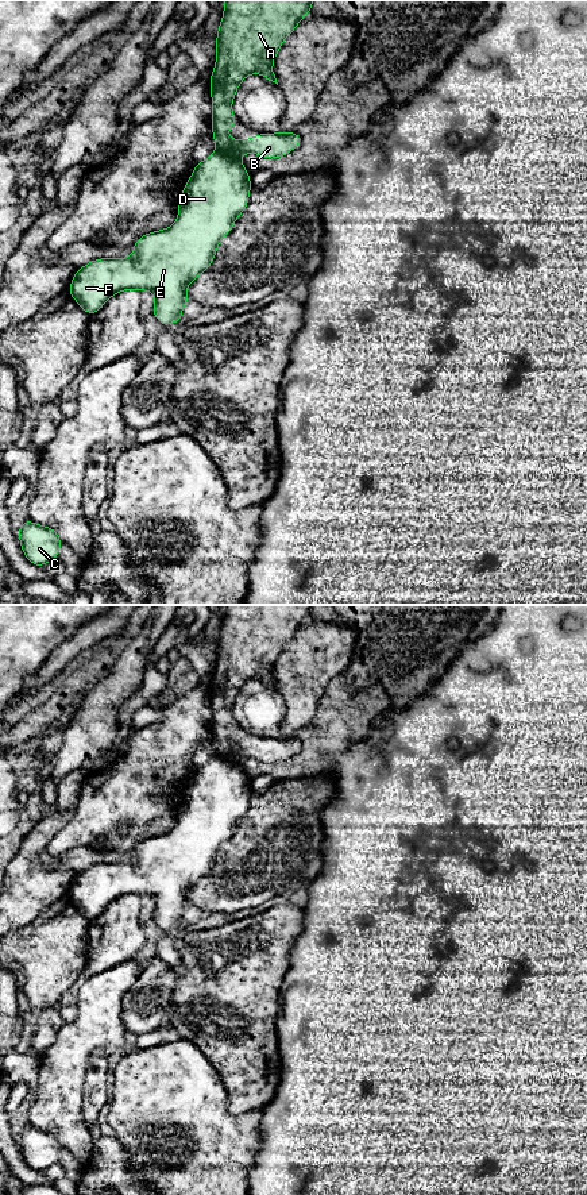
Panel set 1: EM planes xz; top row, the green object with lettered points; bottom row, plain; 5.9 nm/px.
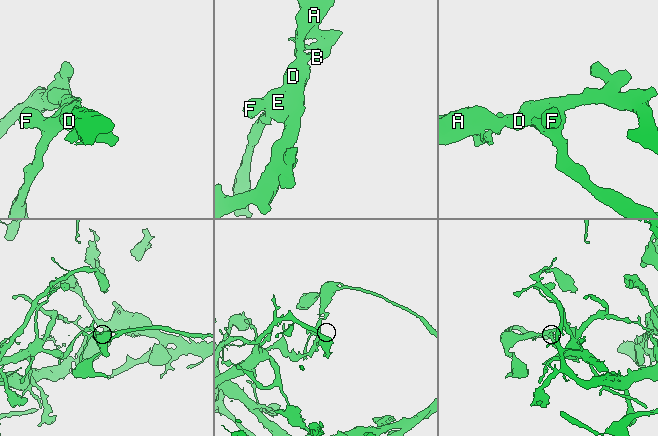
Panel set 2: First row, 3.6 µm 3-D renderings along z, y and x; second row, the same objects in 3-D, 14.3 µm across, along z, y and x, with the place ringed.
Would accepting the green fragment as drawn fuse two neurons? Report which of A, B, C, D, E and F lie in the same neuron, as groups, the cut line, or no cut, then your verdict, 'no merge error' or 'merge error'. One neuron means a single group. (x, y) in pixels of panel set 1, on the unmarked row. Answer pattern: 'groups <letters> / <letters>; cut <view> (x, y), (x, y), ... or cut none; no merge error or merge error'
groups A B / C D E F; cut xz (217, 755), (238, 764); merge error

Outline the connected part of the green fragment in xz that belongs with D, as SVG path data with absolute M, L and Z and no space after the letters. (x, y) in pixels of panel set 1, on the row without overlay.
M213 758L194 770L178 802L178 822L165 834L147 837L132 853L131 863L97 863L76 875L69 899L89 921L99 917L119 897L150 895L155 901L154 922L165 932L182 926L182 913L190 906L186 891L205 878L213 867L221 844L248 810L251 779L239 764Z

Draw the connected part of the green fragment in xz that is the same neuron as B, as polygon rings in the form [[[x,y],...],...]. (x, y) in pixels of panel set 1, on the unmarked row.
[[[223,605],[223,624],[216,640],[216,667],[209,682],[212,703],[212,740],[216,755],[239,764],[243,759],[251,758],[266,764],[278,764],[296,755],[302,744],[296,737],[263,737],[251,744],[229,744],[228,733],[237,731],[239,725],[233,721],[232,706],[242,686],[254,678],[278,690],[273,676],[273,667],[283,648],[291,640],[297,629],[306,618],[313,616],[313,605]]]

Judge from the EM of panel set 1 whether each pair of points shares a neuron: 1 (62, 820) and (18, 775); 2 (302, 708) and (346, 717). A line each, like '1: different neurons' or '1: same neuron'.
1: different neurons
2: different neurons

